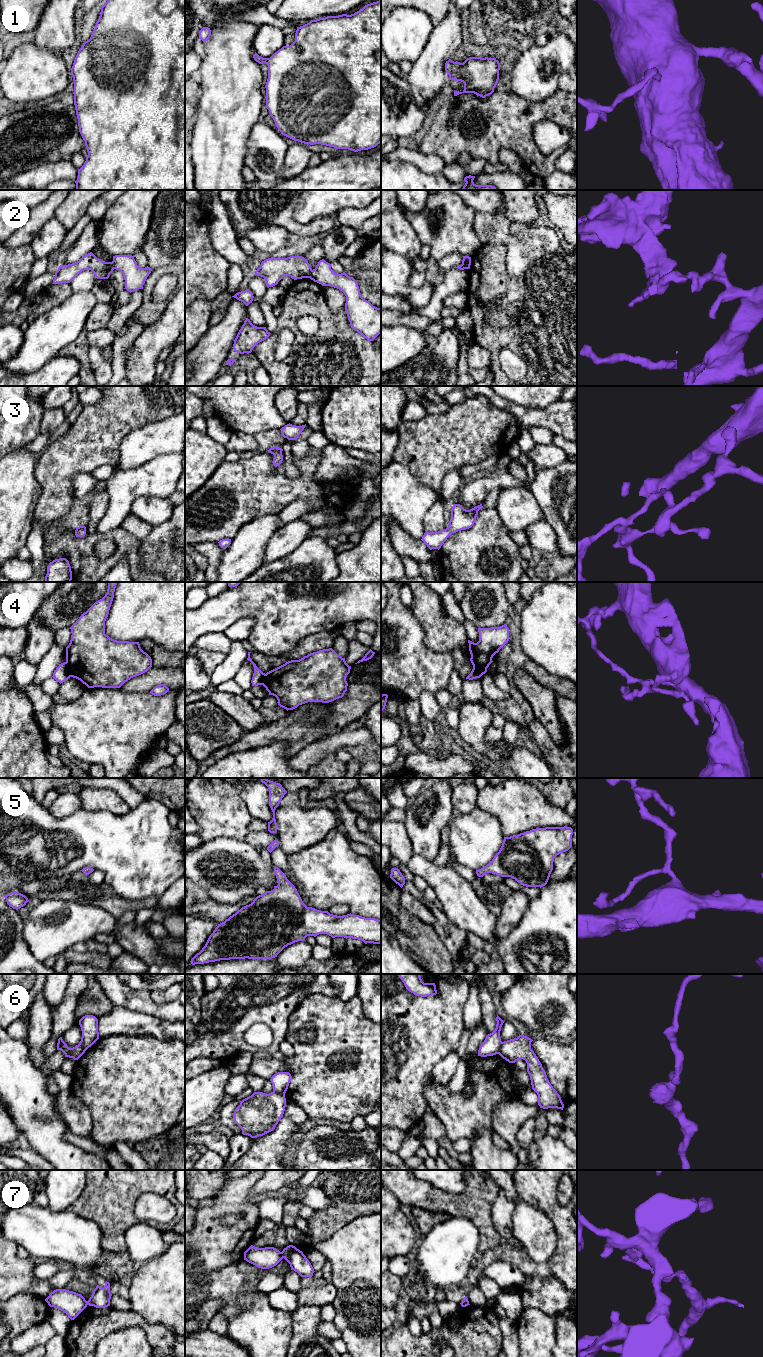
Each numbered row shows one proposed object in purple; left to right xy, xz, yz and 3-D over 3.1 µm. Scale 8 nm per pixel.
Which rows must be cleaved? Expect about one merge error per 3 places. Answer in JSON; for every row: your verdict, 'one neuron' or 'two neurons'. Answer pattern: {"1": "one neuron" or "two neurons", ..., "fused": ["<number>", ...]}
{"1": "one neuron", "2": "two neurons", "3": "one neuron", "4": "two neurons", "5": "one neuron", "6": "two neurons", "7": "two neurons", "fused": ["2", "4", "6", "7"]}

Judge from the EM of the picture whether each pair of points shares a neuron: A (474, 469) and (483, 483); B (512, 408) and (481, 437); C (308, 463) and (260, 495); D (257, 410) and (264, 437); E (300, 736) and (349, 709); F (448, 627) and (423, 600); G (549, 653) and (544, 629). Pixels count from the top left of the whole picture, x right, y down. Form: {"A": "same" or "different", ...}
{"A": "different", "B": "different", "C": "same", "D": "different", "E": "same", "F": "same", "G": "same"}

